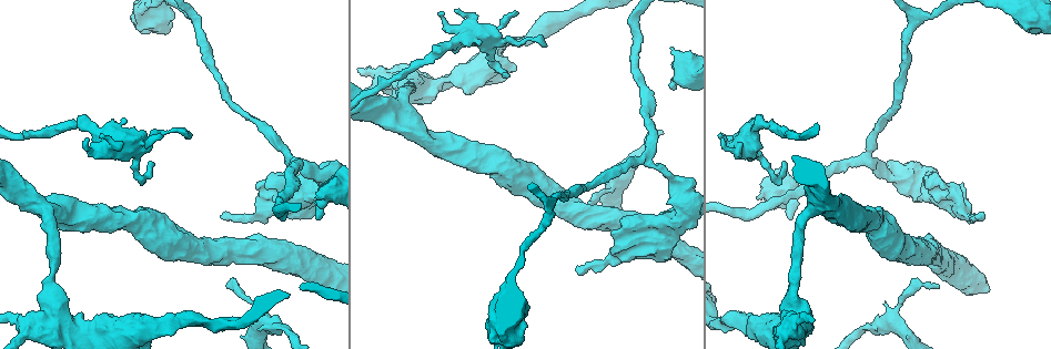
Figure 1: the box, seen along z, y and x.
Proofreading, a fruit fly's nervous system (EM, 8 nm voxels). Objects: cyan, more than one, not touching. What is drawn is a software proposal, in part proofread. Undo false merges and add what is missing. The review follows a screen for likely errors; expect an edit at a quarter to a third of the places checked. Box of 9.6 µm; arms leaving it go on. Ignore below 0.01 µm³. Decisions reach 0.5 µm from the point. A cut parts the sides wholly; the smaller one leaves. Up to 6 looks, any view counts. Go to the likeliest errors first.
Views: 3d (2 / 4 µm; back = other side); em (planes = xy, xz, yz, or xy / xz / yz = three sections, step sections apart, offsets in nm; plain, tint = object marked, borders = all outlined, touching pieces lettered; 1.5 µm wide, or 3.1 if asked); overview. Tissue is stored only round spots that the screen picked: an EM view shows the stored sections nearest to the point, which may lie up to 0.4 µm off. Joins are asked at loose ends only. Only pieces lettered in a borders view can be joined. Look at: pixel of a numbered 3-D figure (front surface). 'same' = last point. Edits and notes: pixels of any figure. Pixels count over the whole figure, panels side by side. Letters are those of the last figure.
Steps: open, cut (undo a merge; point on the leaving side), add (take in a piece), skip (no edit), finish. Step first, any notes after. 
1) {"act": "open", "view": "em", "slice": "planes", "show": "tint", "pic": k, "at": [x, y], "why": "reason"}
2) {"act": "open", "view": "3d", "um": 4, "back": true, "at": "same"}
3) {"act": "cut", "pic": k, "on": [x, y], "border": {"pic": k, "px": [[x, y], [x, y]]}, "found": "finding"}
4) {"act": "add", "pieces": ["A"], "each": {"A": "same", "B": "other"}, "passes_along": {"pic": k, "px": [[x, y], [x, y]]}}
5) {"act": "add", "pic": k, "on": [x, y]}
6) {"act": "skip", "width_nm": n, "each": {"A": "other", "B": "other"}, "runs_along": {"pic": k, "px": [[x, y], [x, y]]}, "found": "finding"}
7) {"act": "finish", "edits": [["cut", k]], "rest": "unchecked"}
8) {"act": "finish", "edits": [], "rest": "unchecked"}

{"act": "open", "view": "em", "slice": "planes", "show": "plain", "pic": 1, "at": [577, 267], "why": "branch stops here"}

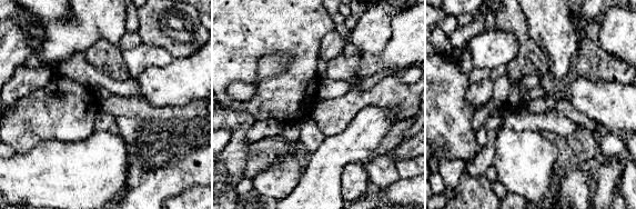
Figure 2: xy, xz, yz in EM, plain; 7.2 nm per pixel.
{"act": "open", "view": "em", "slice": "planes", "show": "borders", "at": "same"}

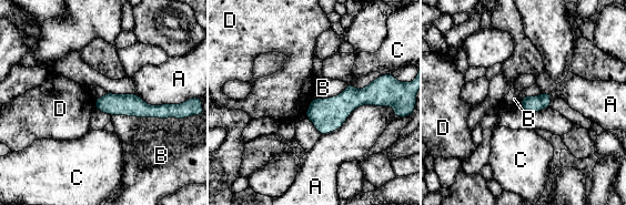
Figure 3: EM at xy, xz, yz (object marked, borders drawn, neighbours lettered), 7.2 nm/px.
{"act": "skip", "each": {"A": "other", "B": "other", "C": "other", "D": "other"}, "runs_along": {"pic": 3, "px": [[98, 102], [168, 110]]}, "found": "none of them fits"}

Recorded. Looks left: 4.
{"act": "open", "view": "em", "slice": "planes", "show": "borders", "pic": 1, "at": [753, 118], "why": "stops while still wide"}

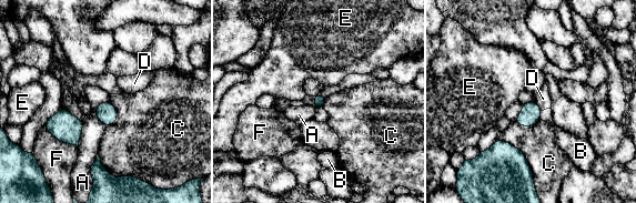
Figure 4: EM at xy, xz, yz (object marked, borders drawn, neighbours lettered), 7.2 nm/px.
{"act": "skip", "each": {"A": "other", "B": "other", "C": "other", "D": "other", "E": "other", "F": "other"}, "border": {"pic": 4, "px": [[500, 139], [523, 153], [534, 179]]}, "found": "none of them fits"}

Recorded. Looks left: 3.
{"act": "open", "view": "em", "slice": "planes", "show": "tint", "pic": 1, "at": [679, 181], "why": "calibre changes"}

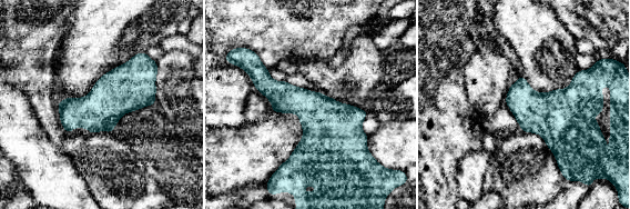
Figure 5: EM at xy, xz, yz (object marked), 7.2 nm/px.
{"act": "open", "view": "em", "slice": "planes", "show": "borders", "at": "same", "why": "see the neighbours"}

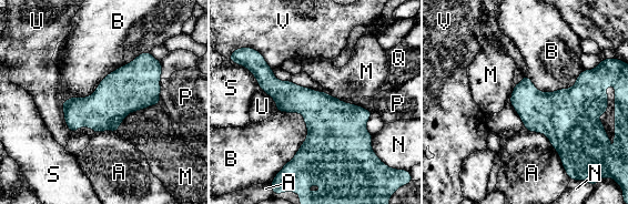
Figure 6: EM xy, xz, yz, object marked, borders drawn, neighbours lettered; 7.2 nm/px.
{"act": "skip", "width_nm": 300, "longest_contact_nm": ["B", 700], "each": {"A": "other", "B": "other", "M": "other", "N": "other", "P": "other", "Q": "other", "S": "other", "U": "other", "V": "other"}, "found": "continuous, no second cell"}

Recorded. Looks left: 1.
{"act": "finish", "edits": [], "rest": "unchecked"}

